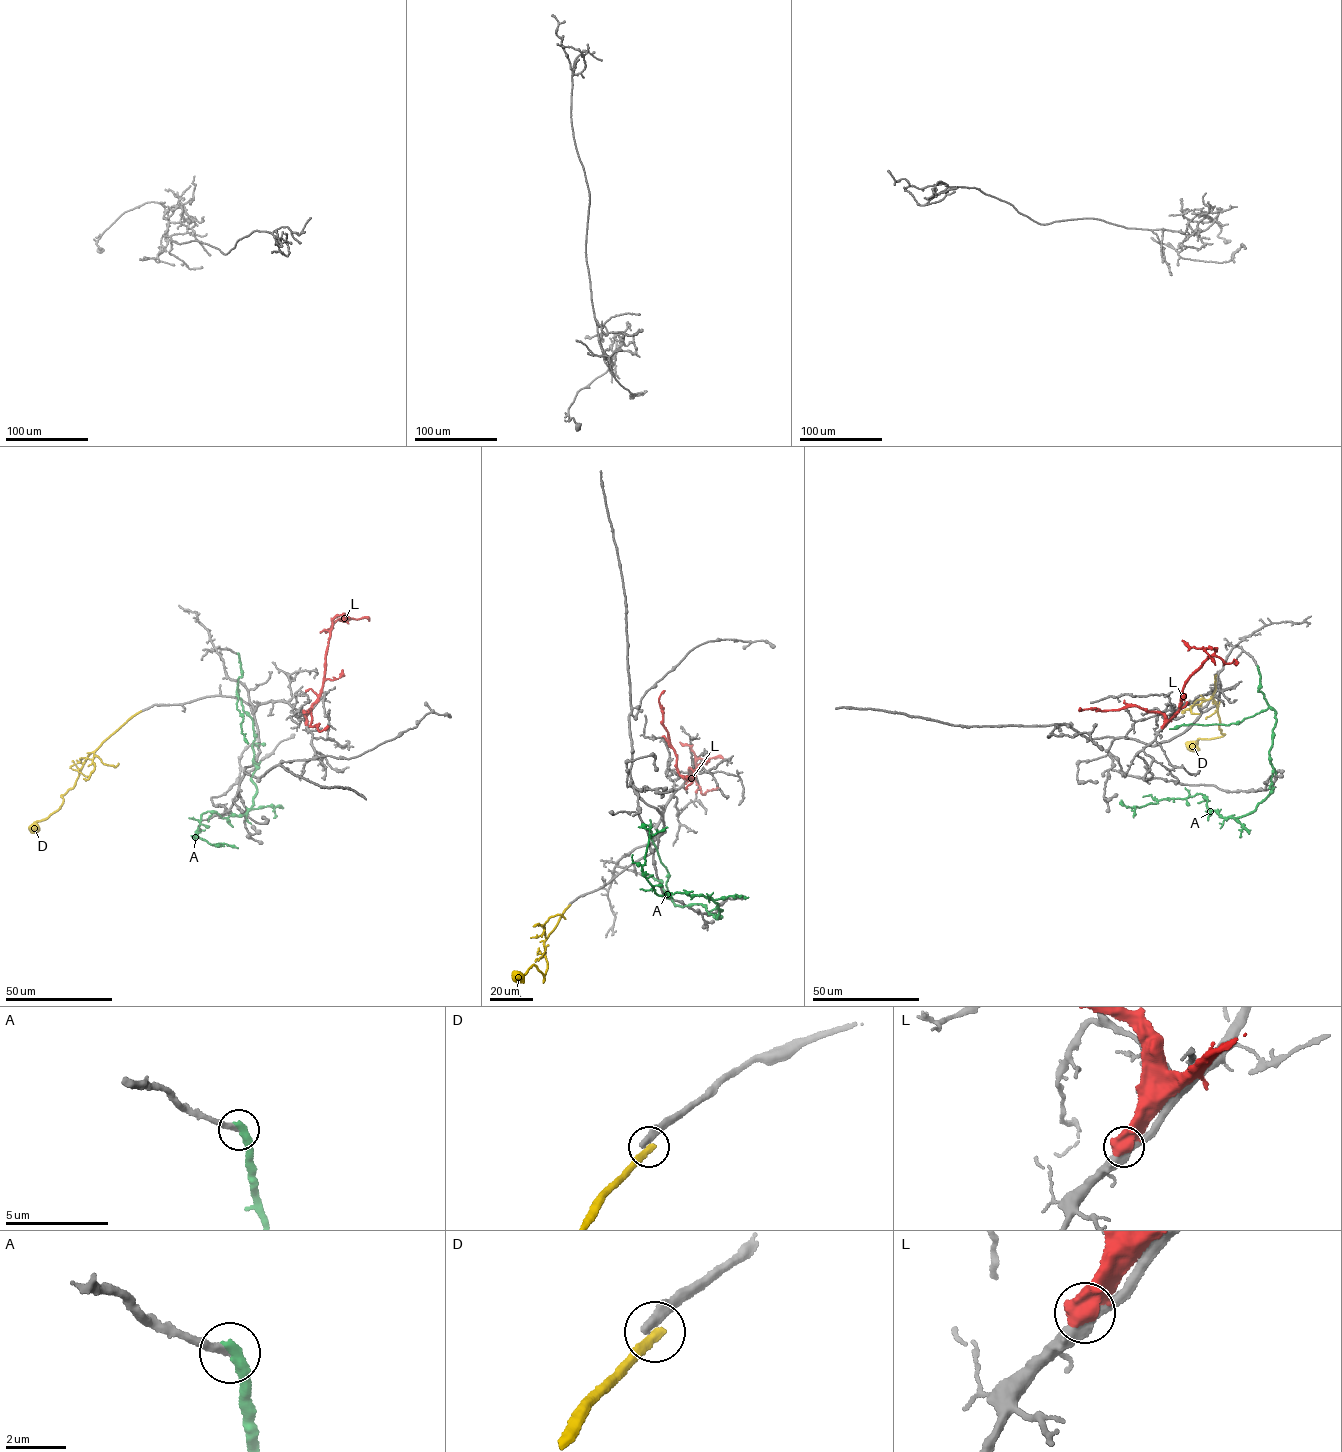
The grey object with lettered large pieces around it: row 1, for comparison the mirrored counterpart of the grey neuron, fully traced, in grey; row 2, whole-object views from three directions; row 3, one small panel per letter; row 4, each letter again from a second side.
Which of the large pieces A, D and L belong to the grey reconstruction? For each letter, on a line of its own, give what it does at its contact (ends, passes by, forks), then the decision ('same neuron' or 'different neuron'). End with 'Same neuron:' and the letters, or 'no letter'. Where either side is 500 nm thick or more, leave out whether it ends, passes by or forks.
A: it ends; different neuron
D: it ends; different neuron
L: different neuron
Same neuron: no letter

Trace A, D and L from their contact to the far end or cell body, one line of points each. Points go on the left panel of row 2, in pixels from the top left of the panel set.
A: (238, 654), (238, 696), (252, 719), (256, 791), (242, 815), (204, 813), (196, 833), (238, 848)
D: (140, 711), (89, 754), (75, 786), (61, 796), (64, 800), (61, 806), (37, 821), (31, 832)
L: (306, 724), (307, 715), (320, 696), (333, 620), (341, 615), (356, 619), (367, 617), (369, 621)

